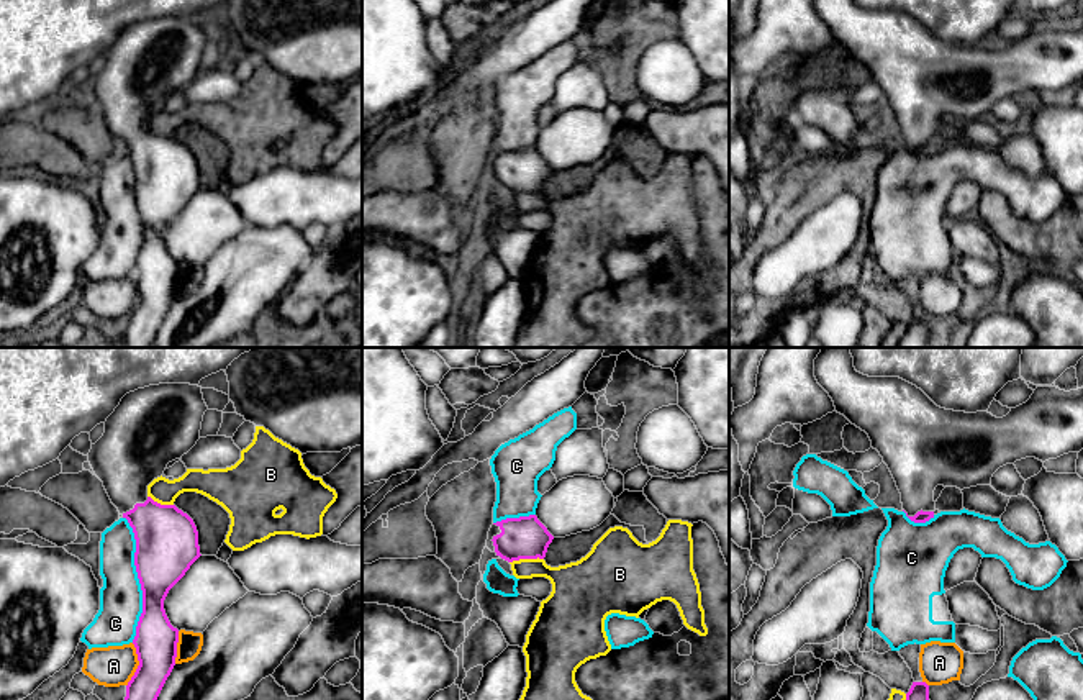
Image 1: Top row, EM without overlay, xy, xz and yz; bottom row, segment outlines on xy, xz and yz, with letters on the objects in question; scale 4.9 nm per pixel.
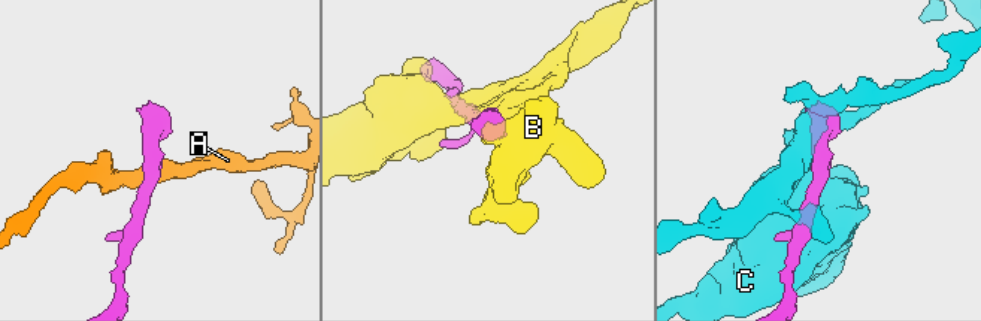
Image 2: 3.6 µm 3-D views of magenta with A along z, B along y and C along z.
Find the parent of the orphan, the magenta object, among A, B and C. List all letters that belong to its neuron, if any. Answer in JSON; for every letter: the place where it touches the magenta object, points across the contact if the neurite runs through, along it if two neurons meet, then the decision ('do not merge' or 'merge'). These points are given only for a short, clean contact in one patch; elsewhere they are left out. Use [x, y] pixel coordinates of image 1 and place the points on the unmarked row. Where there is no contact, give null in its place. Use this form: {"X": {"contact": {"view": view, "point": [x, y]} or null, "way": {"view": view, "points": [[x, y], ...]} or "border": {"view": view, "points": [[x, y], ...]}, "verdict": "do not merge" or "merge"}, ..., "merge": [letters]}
{"A": {"contact": {"view": "xy", "point": [140, 297]}, "border": {"view": "xy", "points": [[133, 276], [138, 300], [126, 318]]}, "verdict": "do not merge"}, "B": {"contact": {"view": "xz", "point": [526, 190]}, "verdict": "do not merge"}, "C": {"contact": {"view": "xy", "point": [138, 210]}, "verdict": "do not merge"}, "merge": []}

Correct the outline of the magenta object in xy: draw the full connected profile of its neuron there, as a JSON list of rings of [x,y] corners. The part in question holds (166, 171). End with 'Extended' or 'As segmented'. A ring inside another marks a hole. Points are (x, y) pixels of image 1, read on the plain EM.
[[[159,16],[126,26],[105,54],[103,69],[92,77],[88,95],[95,108],[128,152],[136,172],[134,198],[143,223],[143,246],[133,277],[139,298],[126,318],[123,348],[152,348],[156,333],[170,308],[179,262],[165,248],[169,223],[202,189],[193,152],[175,138],[161,138],[147,128],[147,118],[161,110],[169,95],[182,92],[200,72],[203,48],[208,43],[202,20],[190,16]]]. Extended

